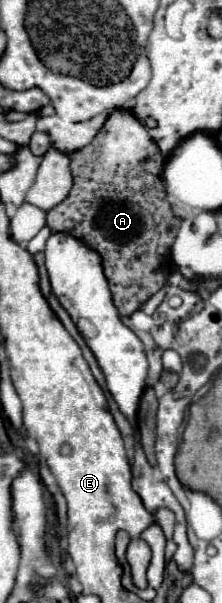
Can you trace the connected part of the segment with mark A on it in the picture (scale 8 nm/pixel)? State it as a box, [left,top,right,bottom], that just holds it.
[47,109,181,317]

